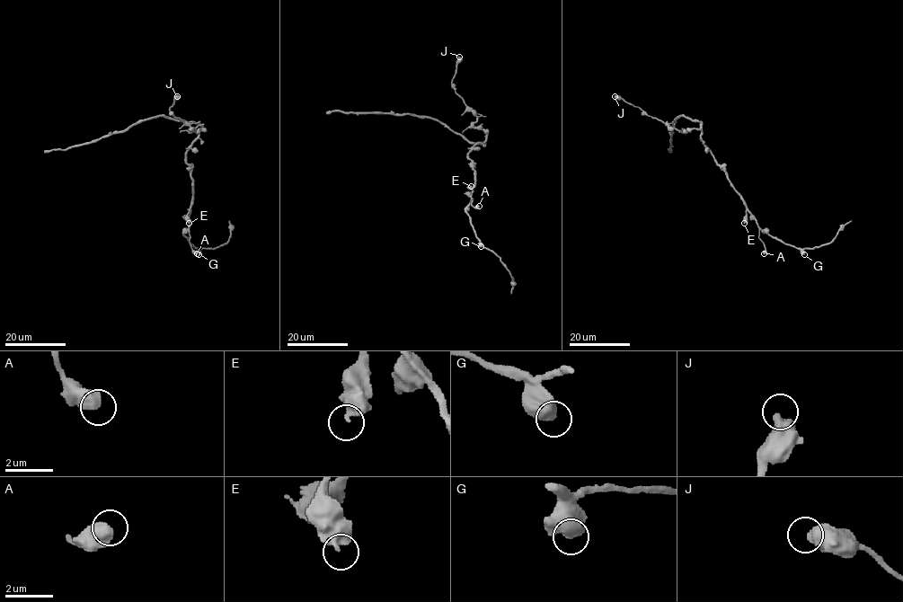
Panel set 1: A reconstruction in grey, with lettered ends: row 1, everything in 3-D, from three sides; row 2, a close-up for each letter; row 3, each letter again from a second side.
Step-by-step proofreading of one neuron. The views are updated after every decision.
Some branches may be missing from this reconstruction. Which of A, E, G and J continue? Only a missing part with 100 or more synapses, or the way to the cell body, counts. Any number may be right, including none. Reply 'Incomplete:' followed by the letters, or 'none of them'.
Incomplete: none of them

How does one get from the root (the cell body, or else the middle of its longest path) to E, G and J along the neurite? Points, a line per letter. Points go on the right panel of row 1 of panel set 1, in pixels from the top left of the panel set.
E: (713, 156), (746, 206), (744, 223)
G: (713, 156), (756, 225), (773, 237), (799, 248), (804, 254)
J: (713, 156), (703, 141), (702, 131), (698, 128), (684, 132), (670, 128), (661, 119), (615, 96)

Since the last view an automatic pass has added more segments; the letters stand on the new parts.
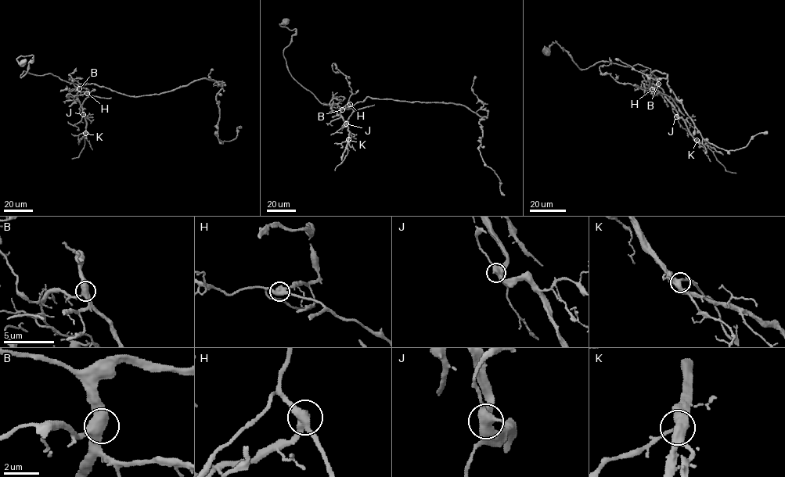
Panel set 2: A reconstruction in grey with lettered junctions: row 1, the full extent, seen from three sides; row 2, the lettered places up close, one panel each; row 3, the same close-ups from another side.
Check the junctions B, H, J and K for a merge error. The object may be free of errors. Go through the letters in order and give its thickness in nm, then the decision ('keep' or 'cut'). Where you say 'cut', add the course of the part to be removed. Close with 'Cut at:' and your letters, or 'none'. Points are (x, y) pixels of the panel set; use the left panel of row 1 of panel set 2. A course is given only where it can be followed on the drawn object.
B: calibre 460 nm; keep
H: calibre 440 nm; cut; course (87, 92), (88, 90), (73, 81), (69, 75), (76, 68)
J: calibre 440 nm; keep
K: calibre 440 nm; keep
Cut at: H

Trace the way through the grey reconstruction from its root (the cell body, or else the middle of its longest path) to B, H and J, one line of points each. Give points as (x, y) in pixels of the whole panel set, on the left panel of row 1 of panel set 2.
B: (23, 63), (16, 59), (33, 55), (20, 77), (23, 71), (50, 73), (79, 88)
H: (23, 63), (16, 59), (33, 55), (20, 77), (23, 71), (50, 73), (87, 92)
J: (23, 63), (16, 59), (33, 55), (20, 77), (23, 71), (50, 73), (75, 84), (83, 114)

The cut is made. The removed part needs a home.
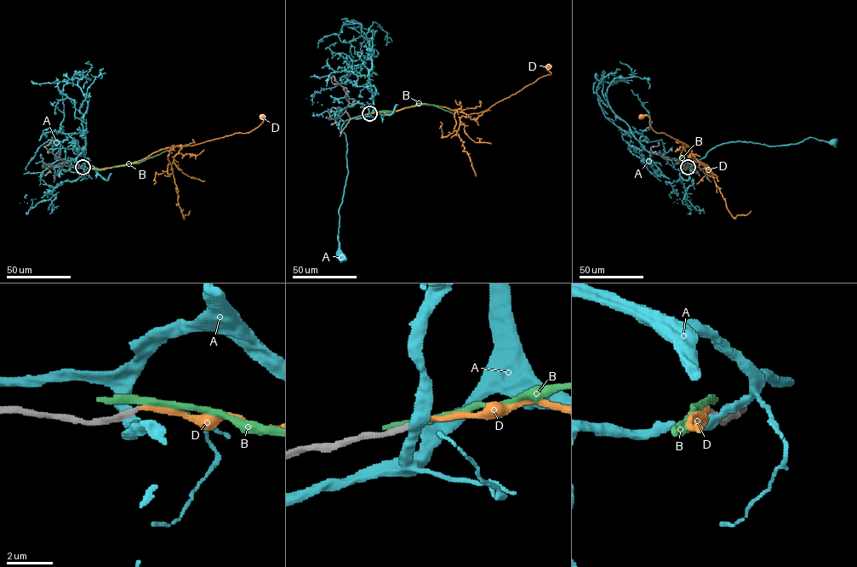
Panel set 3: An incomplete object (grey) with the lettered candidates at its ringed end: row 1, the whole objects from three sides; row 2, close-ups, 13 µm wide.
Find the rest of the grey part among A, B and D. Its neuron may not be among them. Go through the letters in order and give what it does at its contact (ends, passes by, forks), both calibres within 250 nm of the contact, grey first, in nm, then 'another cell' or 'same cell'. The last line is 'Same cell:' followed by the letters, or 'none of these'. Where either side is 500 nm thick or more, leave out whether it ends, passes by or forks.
A: it passes by; 320 nm thick on the grey side, 420 nm on the other; another cell
B: it passes by; 240 nm thick on the grey side, 260 nm on the other; another cell
D: it ends there; 240 nm thick on the grey side, 220 nm on the other; same cell
Same cell: D

